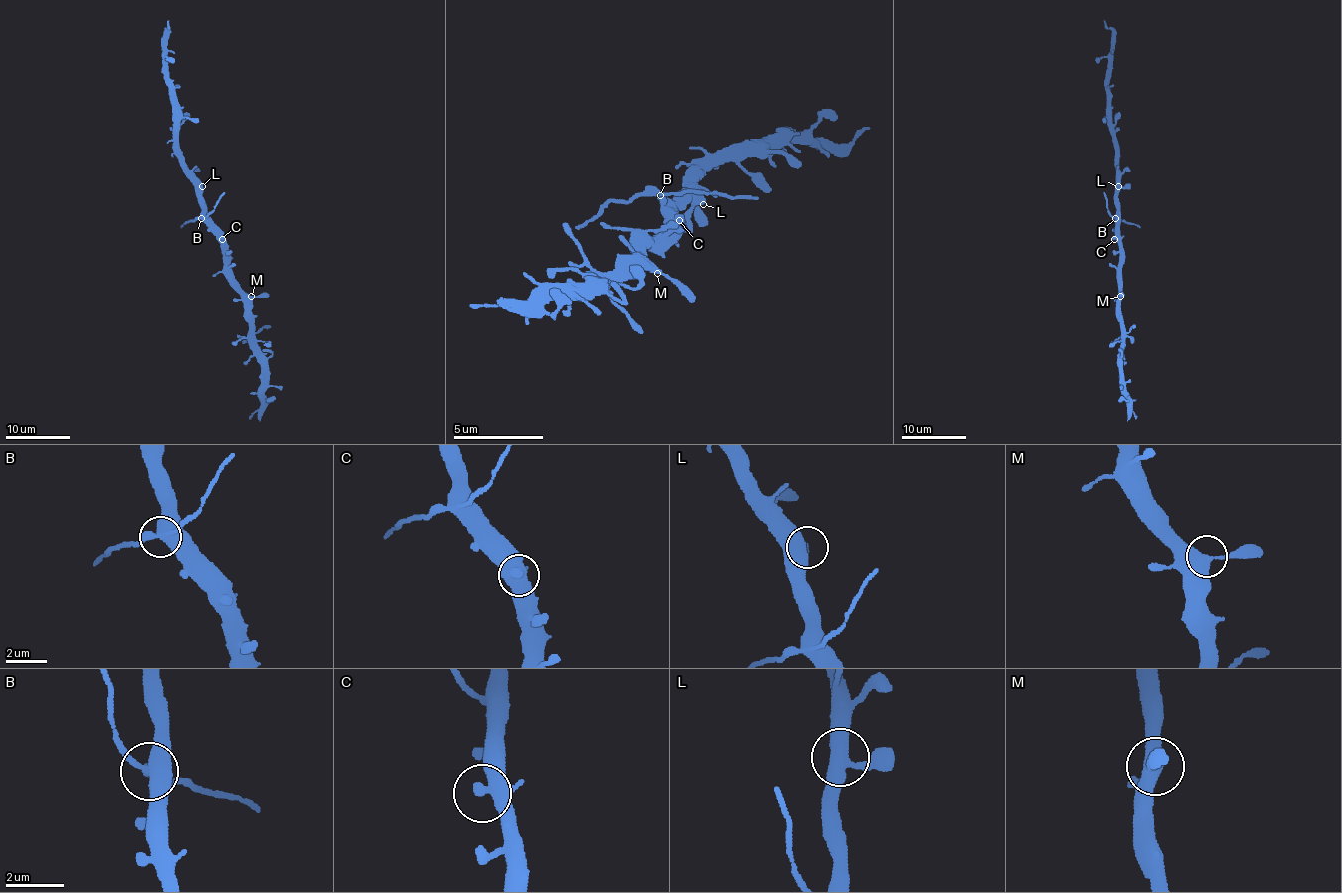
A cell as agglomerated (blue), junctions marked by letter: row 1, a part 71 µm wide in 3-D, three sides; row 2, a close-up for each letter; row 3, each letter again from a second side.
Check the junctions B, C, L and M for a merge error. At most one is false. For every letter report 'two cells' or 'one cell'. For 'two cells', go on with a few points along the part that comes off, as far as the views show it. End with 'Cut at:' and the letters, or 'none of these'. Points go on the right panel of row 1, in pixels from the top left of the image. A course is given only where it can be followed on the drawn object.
B: two cells | (1115, 218), (1107, 211), (1104, 192)
C: one cell
L: one cell
M: one cell
Cut at: B

